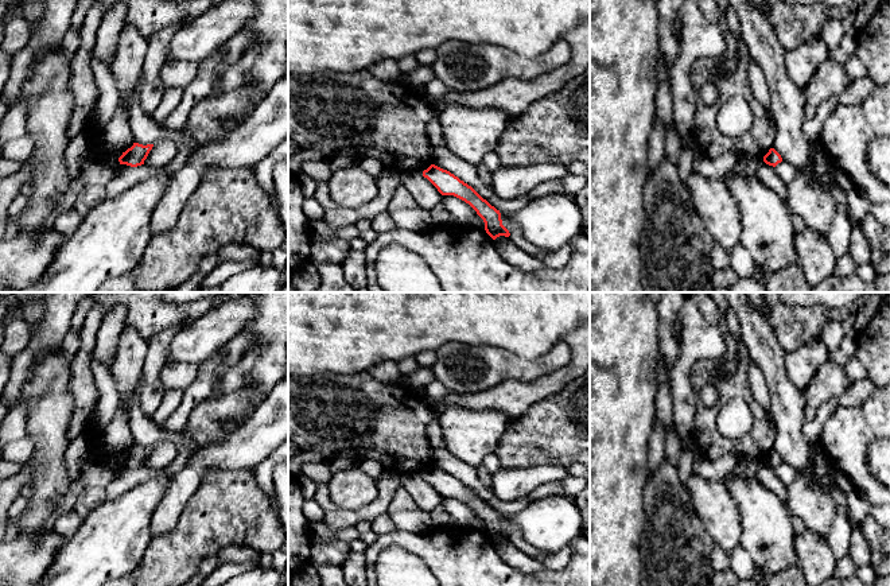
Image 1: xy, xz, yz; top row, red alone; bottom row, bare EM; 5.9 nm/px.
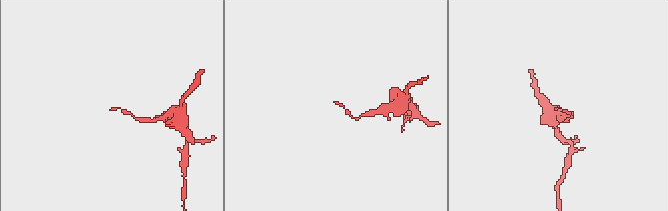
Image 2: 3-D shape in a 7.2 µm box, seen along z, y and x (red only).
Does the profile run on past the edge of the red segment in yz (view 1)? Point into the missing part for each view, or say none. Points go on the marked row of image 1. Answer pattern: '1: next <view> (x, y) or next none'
1: next none

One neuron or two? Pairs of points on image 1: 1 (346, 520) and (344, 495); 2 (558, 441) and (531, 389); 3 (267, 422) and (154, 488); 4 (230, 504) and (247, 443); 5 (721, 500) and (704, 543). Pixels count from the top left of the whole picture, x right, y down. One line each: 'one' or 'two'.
1: two
2: two
3: two
4: two
5: two

